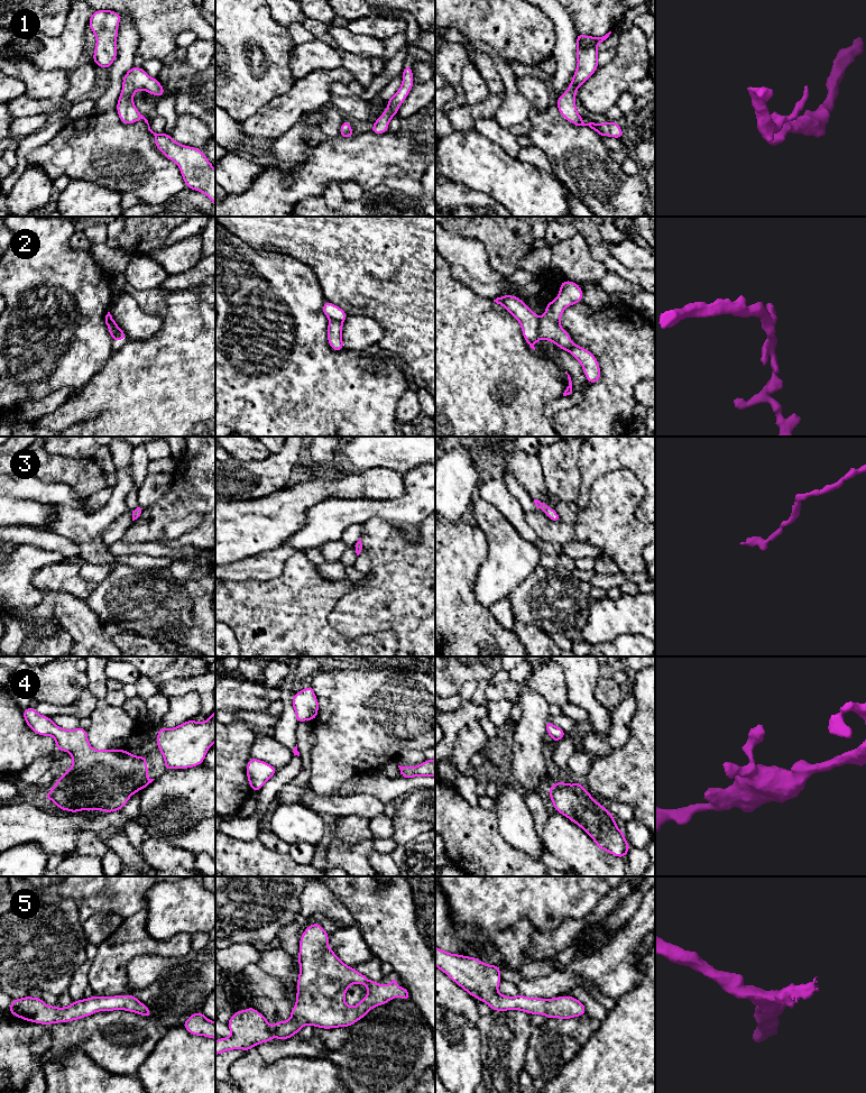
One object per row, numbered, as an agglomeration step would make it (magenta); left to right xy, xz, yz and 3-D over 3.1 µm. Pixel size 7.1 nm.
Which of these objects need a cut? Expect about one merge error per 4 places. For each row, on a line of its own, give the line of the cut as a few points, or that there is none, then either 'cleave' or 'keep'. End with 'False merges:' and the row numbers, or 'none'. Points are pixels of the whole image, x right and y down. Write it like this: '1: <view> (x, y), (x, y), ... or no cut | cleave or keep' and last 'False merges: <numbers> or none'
1: no cut | keep
2: yz (539, 319), (539, 336), (541, 338) | cleave
3: no cut | keep
4: no cut | keep
5: no cut | keep
False merges: 2

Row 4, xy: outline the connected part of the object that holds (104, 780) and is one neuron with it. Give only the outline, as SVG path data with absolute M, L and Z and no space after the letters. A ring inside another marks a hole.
M31 707L22 714L31 731L40 736L53 736L56 751L68 752L73 759L72 766L44 795L61 810L120 811L132 795L155 780L146 777L147 755L136 756L126 750L94 750L86 729L64 729Z

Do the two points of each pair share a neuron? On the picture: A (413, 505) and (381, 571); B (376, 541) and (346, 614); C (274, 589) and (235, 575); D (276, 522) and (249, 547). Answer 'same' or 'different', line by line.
A: different
B: same
C: different
D: same

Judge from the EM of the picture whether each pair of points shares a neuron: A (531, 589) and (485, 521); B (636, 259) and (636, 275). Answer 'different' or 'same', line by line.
A: different
B: different

